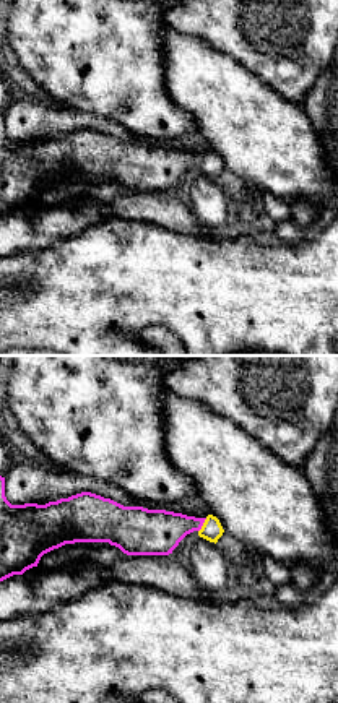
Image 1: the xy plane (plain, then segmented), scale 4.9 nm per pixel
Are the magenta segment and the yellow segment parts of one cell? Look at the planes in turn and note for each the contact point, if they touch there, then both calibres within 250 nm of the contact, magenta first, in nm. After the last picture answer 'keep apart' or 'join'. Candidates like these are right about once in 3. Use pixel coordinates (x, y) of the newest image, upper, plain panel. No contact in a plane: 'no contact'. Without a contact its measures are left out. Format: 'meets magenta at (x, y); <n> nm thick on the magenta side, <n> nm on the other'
meets magenta at (202, 161); 220 nm thick on the magenta side, 110 nm on the other

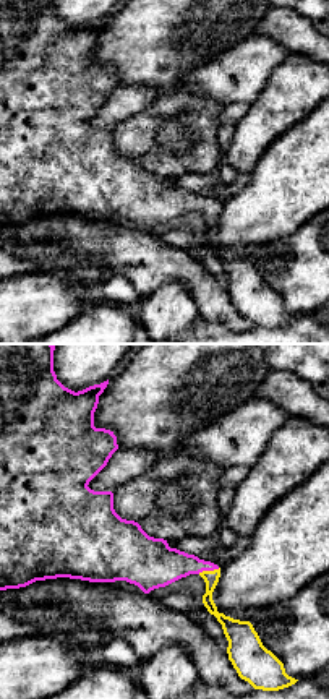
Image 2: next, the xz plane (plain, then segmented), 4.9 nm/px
meets magenta at (208, 206); 220 nm thick on the magenta side, 80 nm on the other

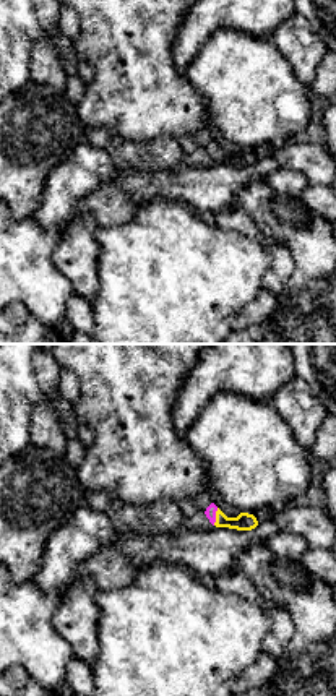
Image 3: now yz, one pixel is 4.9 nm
meets magenta at (215, 153); 50 nm thick on the magenta side, 90 nm on the other

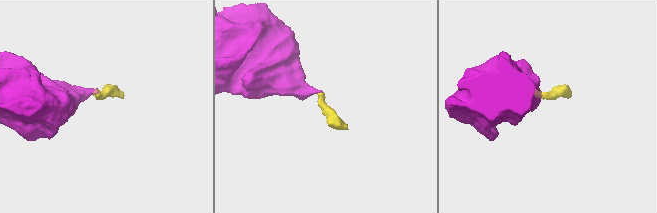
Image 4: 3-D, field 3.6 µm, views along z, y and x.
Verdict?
join

